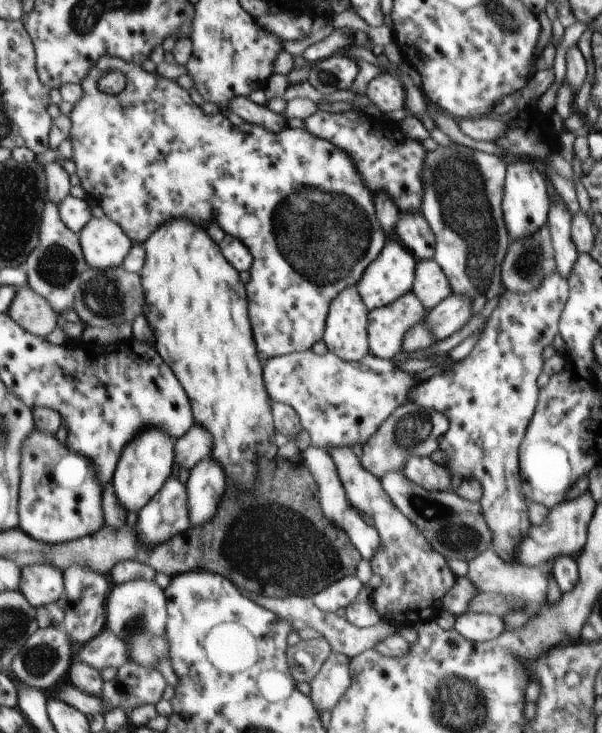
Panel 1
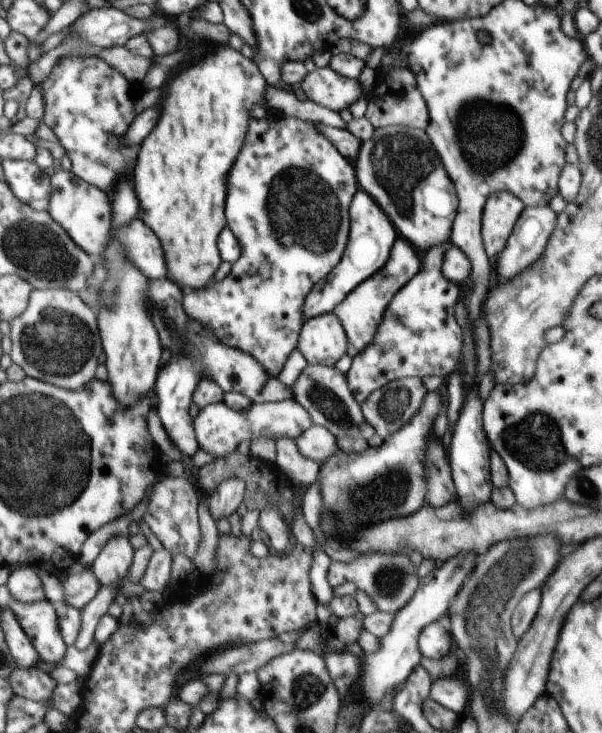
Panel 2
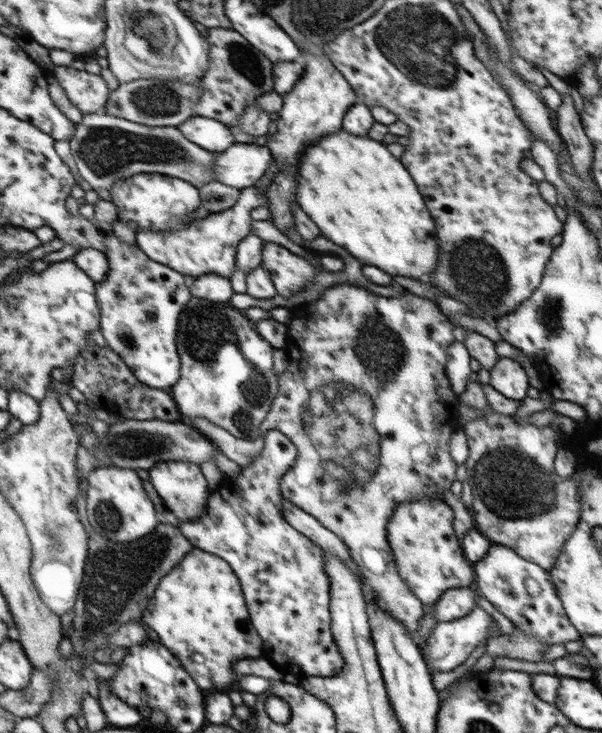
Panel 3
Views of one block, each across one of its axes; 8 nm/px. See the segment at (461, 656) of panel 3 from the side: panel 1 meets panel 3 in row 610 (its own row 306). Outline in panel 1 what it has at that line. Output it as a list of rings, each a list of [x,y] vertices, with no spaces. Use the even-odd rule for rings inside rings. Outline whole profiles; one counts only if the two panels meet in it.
[[[460,144],[427,151],[420,180],[424,184],[420,215],[434,232],[433,260],[448,278],[452,292],[470,296],[471,314],[504,295],[501,265],[509,247],[502,216],[502,192],[507,166],[494,154]]]

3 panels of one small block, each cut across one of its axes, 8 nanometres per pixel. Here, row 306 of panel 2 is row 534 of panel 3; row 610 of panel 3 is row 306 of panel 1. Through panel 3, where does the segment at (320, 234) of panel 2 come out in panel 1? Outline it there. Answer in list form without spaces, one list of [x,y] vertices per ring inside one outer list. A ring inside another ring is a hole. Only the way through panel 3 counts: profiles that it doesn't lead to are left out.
[[[103,58],[98,60],[85,80],[80,82],[82,86],[82,97],[76,103],[68,115],[71,127],[68,139],[72,142],[73,154],[71,160],[76,165],[76,173],[80,178],[81,186],[86,191],[87,200],[94,200],[106,213],[106,217],[116,221],[125,233],[132,238],[133,243],[144,244],[149,239],[150,234],[168,222],[172,218],[188,218],[192,222],[202,223],[207,227],[207,221],[211,219],[229,236],[234,236],[248,248],[253,256],[253,264],[250,268],[250,282],[245,285],[248,297],[248,314],[252,326],[252,336],[254,344],[258,350],[258,360],[263,365],[266,360],[276,358],[276,356],[300,353],[313,348],[314,344],[322,340],[325,330],[326,318],[330,304],[350,286],[357,286],[366,268],[382,251],[386,245],[386,234],[378,222],[376,208],[373,202],[374,194],[372,190],[364,184],[360,178],[356,164],[352,158],[340,150],[336,144],[330,140],[325,140],[310,134],[305,127],[291,128],[285,127],[279,134],[268,132],[266,128],[258,124],[248,124],[244,122],[241,126],[233,126],[228,118],[222,114],[208,116],[204,114],[201,106],[197,106],[189,96],[189,92],[184,90],[176,80],[168,80],[157,73],[146,72],[141,65],[134,62],[126,62],[120,58]],[[108,70],[118,70],[125,77],[125,88],[120,94],[110,95],[98,88],[98,80],[108,72]]]

